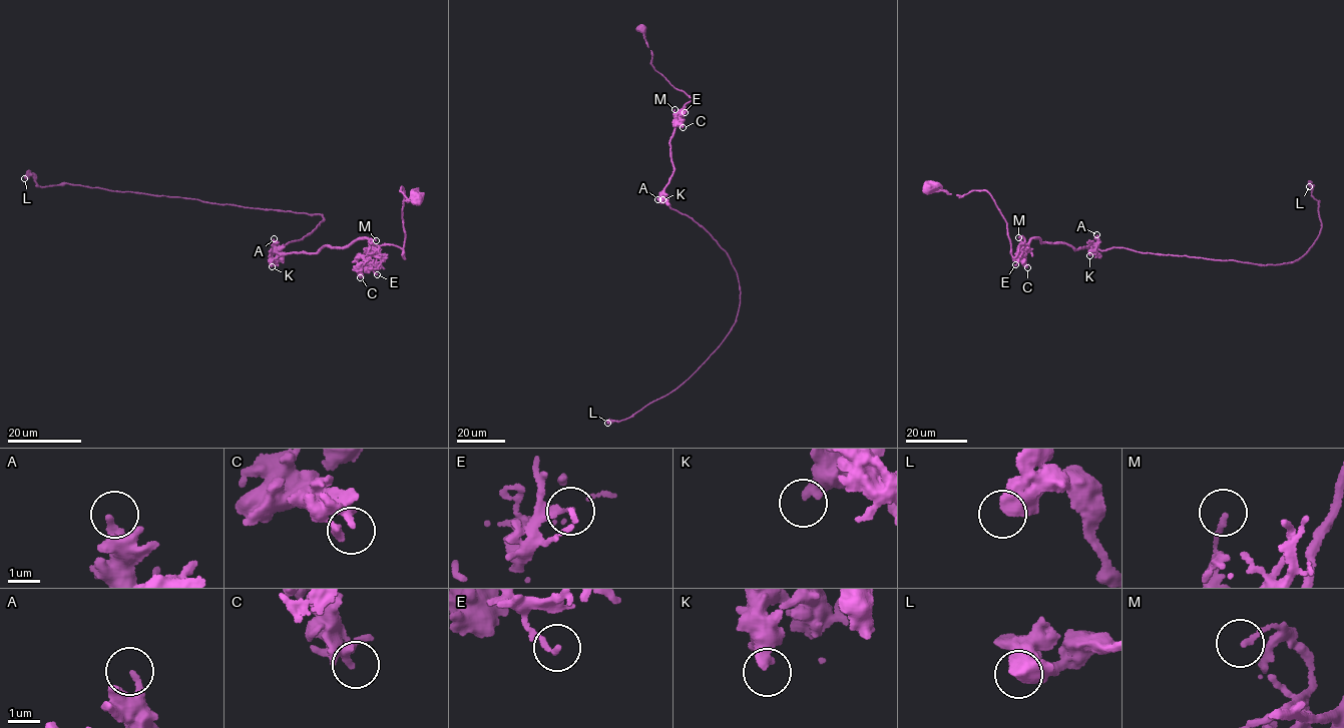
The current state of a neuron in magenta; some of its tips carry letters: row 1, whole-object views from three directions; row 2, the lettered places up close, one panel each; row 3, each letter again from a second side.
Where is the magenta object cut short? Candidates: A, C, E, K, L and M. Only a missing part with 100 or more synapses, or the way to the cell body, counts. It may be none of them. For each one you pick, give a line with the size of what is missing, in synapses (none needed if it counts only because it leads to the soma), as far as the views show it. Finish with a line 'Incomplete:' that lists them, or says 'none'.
Incomplete: none

